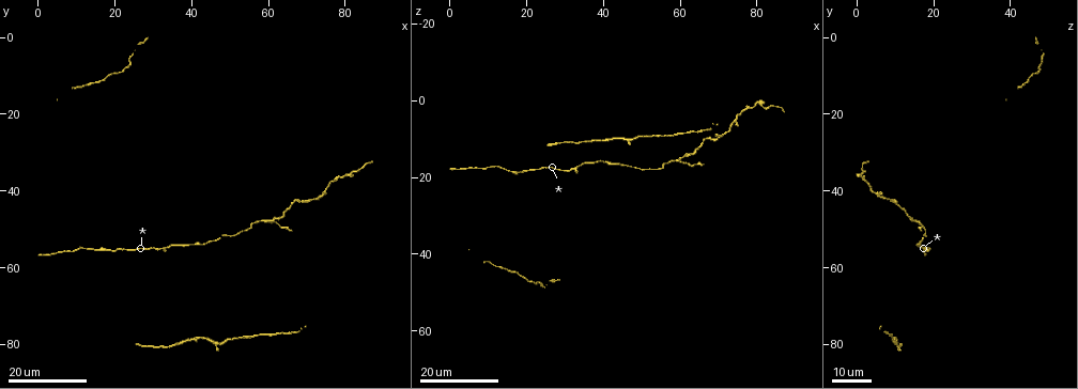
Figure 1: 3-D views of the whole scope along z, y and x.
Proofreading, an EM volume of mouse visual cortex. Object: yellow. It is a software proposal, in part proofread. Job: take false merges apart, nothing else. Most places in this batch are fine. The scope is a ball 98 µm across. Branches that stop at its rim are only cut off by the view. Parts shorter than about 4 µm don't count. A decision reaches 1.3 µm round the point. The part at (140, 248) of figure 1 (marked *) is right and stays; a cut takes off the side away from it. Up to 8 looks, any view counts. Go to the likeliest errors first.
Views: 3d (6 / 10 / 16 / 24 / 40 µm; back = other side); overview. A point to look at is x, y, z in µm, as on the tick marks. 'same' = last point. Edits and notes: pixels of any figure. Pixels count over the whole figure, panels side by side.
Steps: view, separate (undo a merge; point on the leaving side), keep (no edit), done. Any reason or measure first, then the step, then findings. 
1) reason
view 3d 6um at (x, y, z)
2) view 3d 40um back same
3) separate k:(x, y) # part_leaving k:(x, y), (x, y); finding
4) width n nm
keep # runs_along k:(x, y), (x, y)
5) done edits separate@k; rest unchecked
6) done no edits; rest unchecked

two arms in line, one across
view 3d 24um at (33.0, 55.0, 18.0)

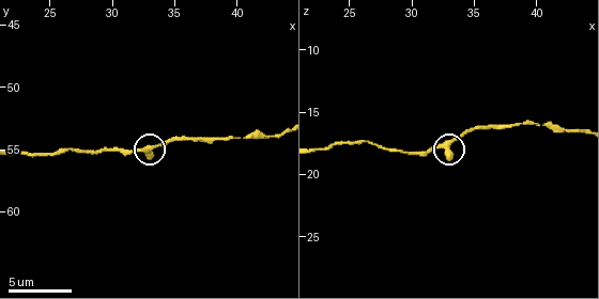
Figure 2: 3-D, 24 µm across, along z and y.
view 3d 10um at (33.4, 55.0, 17.4)

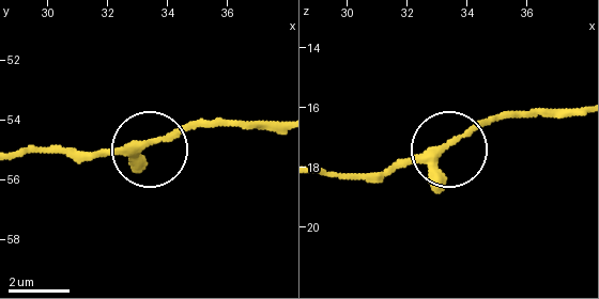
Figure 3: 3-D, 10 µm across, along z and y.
keep # runs_along 3:(319, 172), (426, 164), (501, 113); continuous, no second neuron

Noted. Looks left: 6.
view 3d 24um at (41.0, 79.0, 9.5)

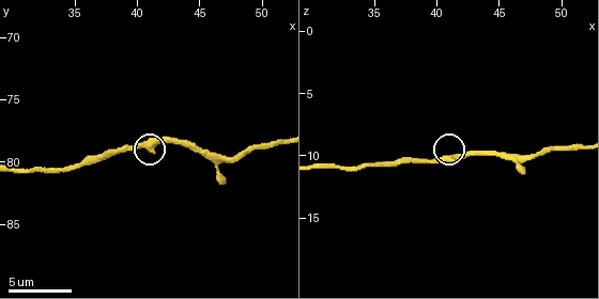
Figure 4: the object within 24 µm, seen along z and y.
view 3d 6um at (41.6, 78.4, 10.2)

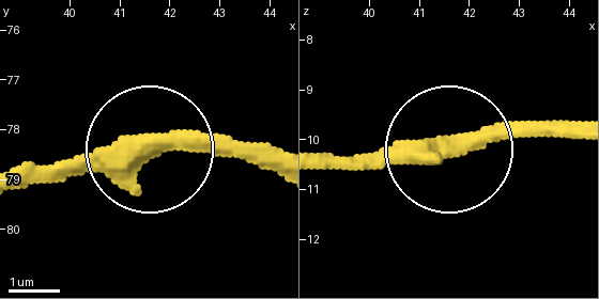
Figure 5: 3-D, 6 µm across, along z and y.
view 3d 6um back at (41.55, 78.40, 10.15)

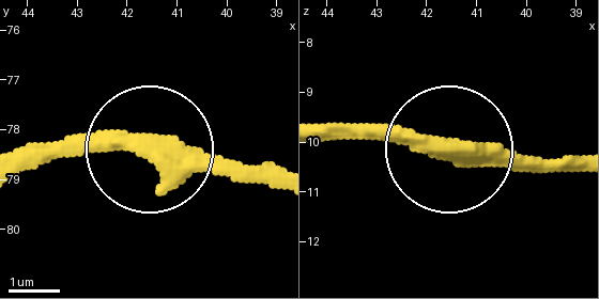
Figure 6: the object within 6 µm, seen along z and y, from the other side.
width 430 nm
keep # one neuron here

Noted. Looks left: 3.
sudden change in width
view 3d 6um at (42.8, 53.8, 16.6)

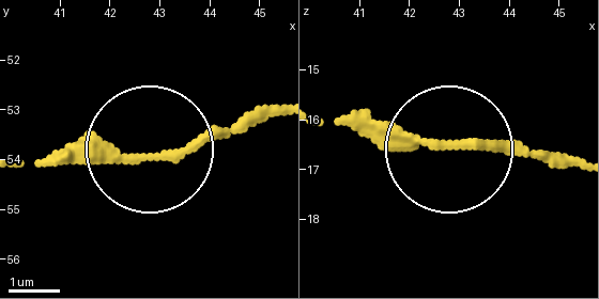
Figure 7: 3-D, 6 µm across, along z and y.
keep # runs_along 7:(26, 160), (166, 160), (264, 113); one neuron here

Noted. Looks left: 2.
view 3d 16um at (16.5, 55.0, 18.5)

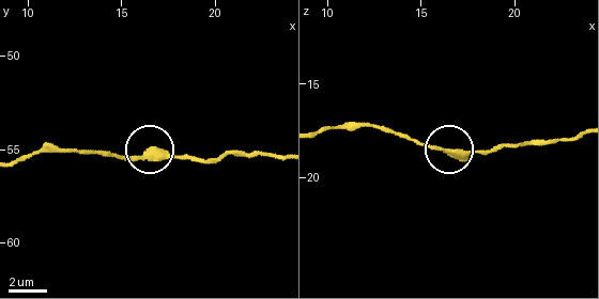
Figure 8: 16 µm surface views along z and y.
view 3d 10um at (16.7, 55.0, 18.8)

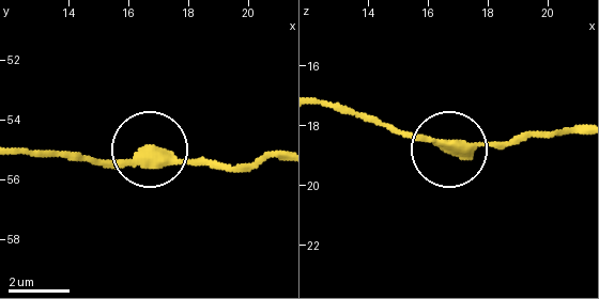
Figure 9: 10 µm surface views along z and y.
width 340 nm
keep # runs_along 9:(581, 123), (496, 145), (443, 145), (354, 115); continuous, no second neuron

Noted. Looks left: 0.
done no edits; rest unchecked

